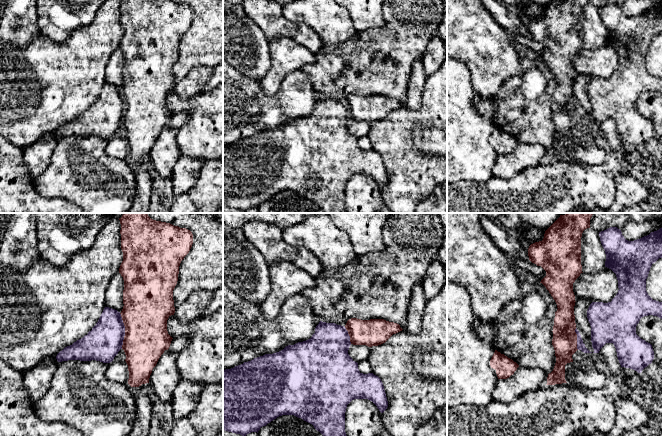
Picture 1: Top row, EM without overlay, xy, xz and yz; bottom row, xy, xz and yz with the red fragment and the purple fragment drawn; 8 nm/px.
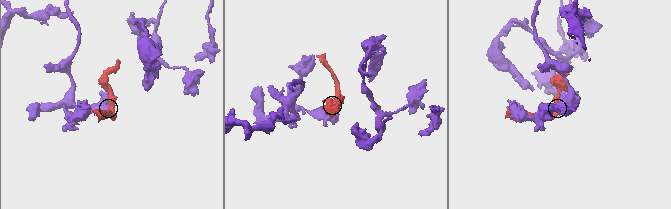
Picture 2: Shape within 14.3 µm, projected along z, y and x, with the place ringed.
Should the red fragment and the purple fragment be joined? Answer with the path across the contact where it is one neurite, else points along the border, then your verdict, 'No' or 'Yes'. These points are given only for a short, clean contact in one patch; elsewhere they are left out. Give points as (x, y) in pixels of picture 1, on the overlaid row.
No

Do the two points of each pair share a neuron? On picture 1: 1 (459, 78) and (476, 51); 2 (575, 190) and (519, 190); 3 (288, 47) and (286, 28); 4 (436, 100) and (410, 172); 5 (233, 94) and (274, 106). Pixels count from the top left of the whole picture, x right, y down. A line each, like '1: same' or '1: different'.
1: different
2: same
3: different
4: same
5: same

